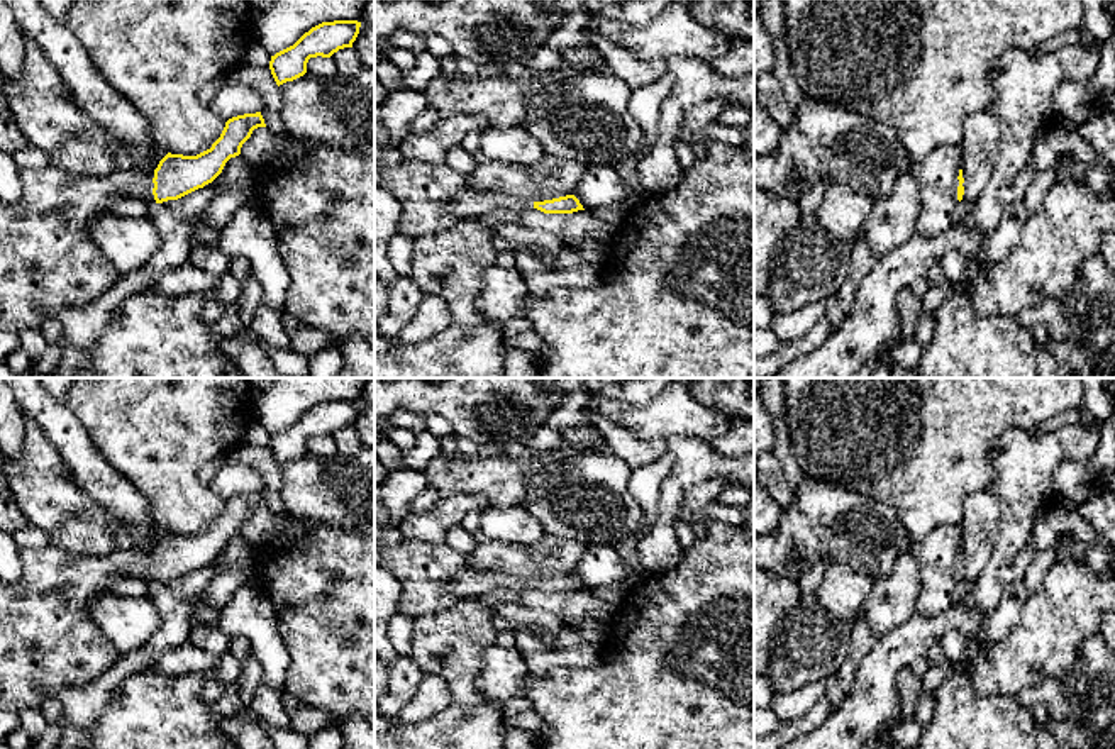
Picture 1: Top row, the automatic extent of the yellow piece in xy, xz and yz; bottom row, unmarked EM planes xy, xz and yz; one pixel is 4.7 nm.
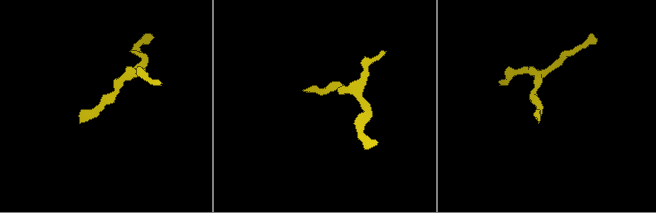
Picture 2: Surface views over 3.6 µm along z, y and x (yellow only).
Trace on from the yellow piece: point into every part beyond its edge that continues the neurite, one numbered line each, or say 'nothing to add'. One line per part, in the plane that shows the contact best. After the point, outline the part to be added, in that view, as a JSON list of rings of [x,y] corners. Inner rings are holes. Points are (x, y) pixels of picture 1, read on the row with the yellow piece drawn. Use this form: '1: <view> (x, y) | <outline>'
1: xy (48, 260) | [[[47,166],[20,168],[19,175],[22,185],[19,202],[5,205],[0,200],[0,363],[20,347],[24,330],[41,329],[47,319],[58,317],[66,308],[100,298],[120,280],[122,275],[93,242],[92,227],[103,212],[110,212],[115,193],[149,202],[154,188],[153,181],[134,169],[117,169],[93,178]]]

